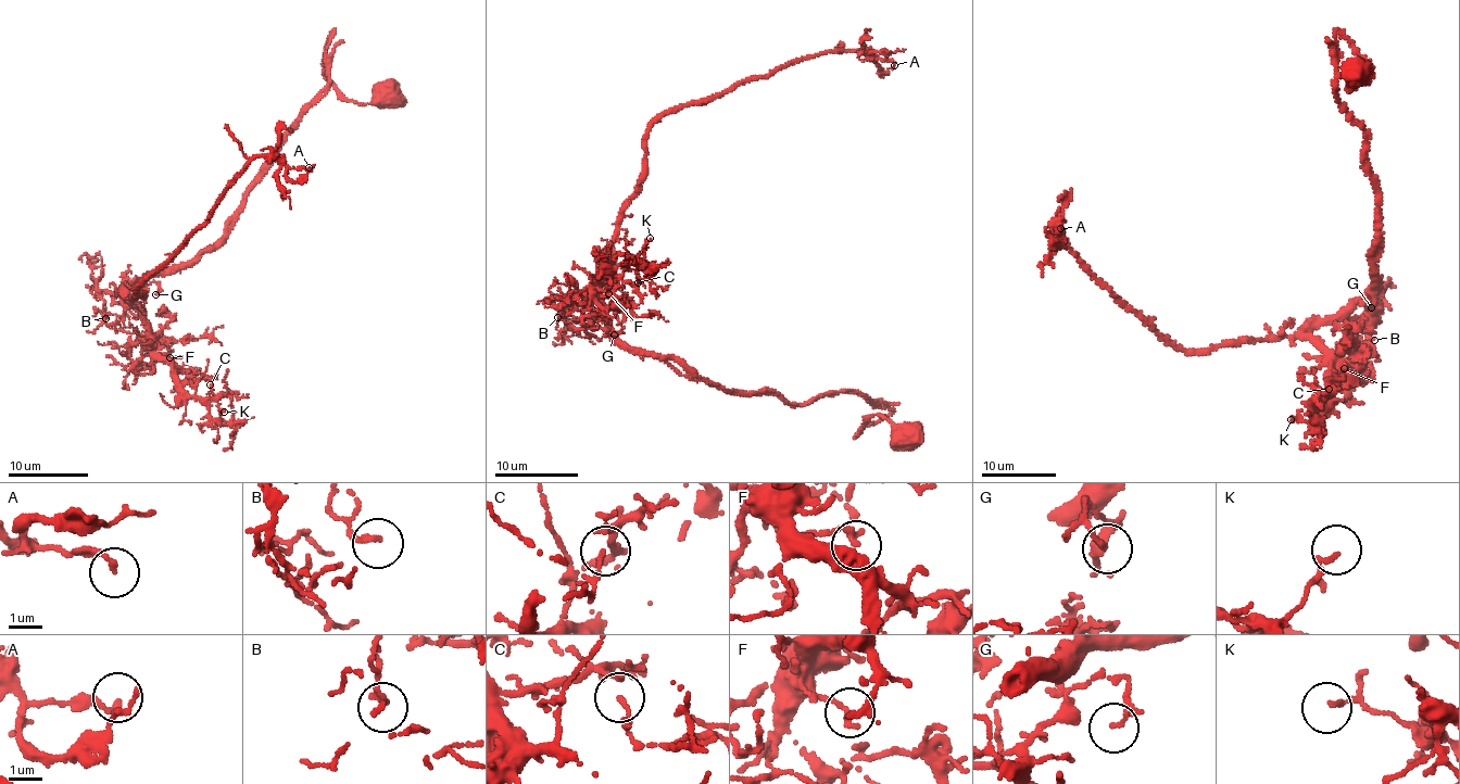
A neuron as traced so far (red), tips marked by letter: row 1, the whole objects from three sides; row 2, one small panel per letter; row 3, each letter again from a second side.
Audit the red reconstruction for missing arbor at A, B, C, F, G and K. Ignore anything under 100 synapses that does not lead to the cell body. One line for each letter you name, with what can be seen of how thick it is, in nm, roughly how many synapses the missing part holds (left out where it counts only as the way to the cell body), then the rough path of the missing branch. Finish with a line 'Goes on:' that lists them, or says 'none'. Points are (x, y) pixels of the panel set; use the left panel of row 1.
Goes on: none

